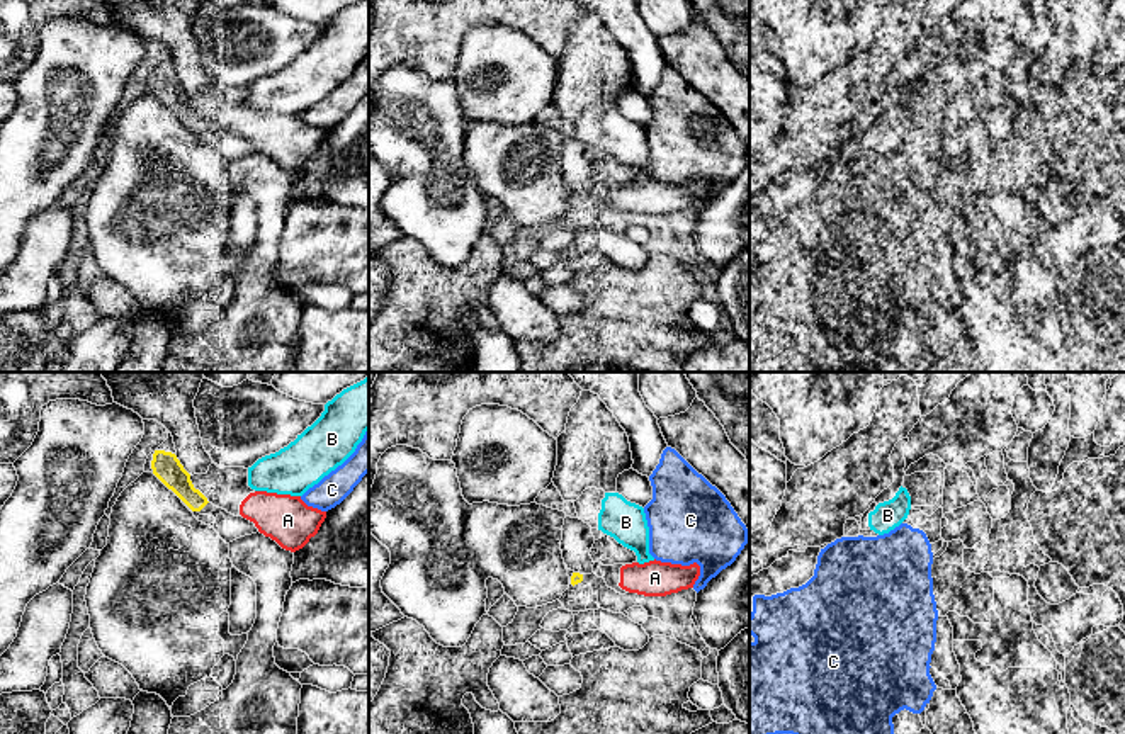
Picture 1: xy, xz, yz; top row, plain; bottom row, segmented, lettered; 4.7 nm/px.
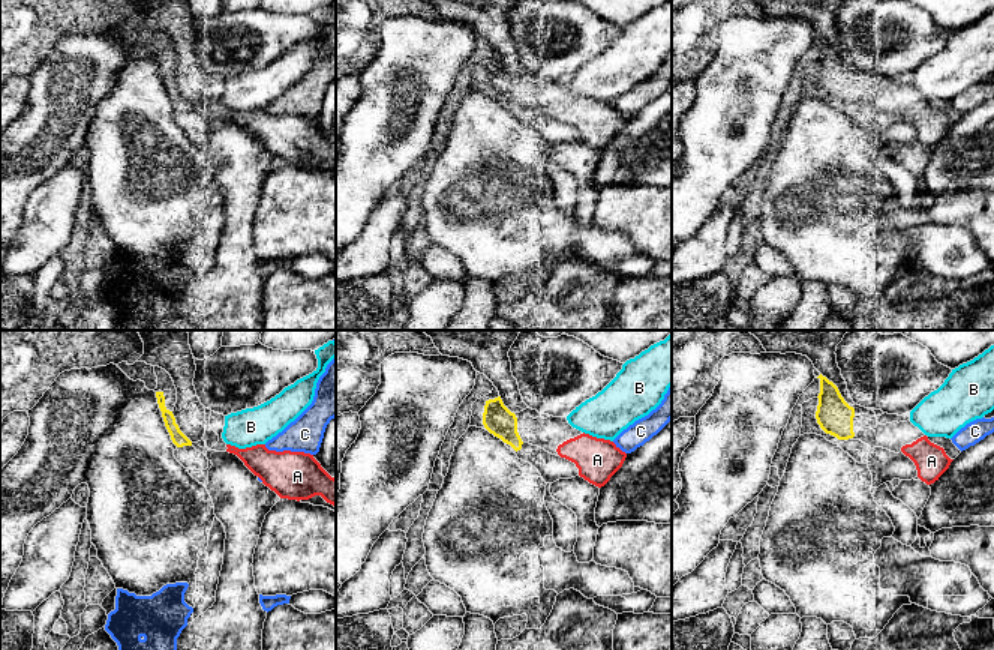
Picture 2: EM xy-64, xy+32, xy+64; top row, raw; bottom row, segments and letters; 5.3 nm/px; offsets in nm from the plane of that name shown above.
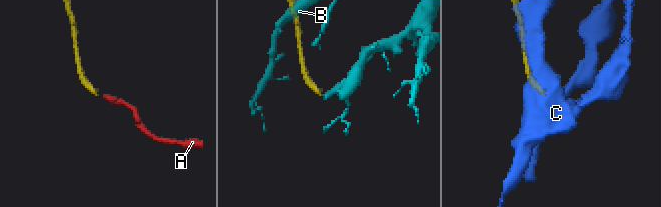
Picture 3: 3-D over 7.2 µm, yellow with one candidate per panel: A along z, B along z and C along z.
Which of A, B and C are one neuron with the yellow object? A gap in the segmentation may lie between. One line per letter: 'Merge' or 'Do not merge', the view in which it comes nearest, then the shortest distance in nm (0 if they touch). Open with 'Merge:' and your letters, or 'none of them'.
Merge: A
A: Merge. Closest in xy. Distance 150 nm
B: Do not merge. Closest in xy. Distance 200 nm
C: Do not merge. Closest in xz. Distance 340 nm

